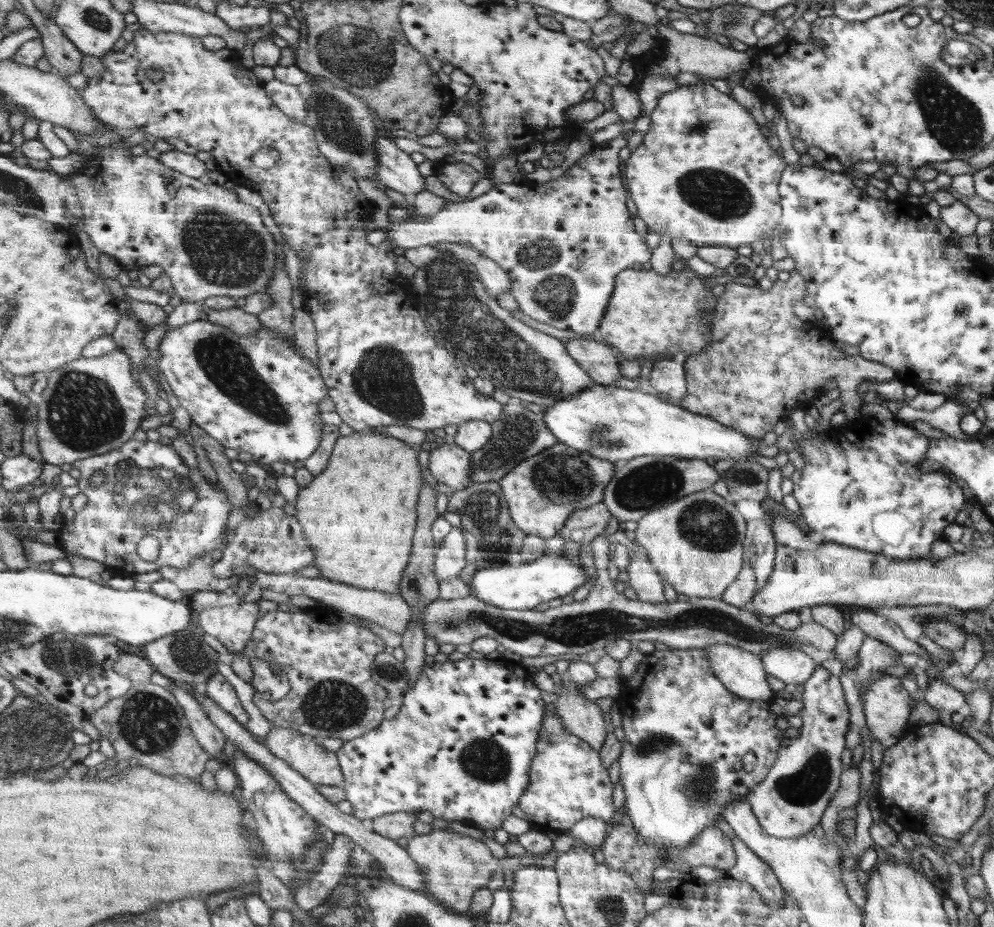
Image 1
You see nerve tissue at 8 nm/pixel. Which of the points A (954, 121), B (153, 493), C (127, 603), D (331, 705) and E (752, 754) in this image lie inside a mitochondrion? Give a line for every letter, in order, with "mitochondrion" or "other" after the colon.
A: mitochondrion
B: mitochondrion
C: other
D: mitochondrion
E: other

